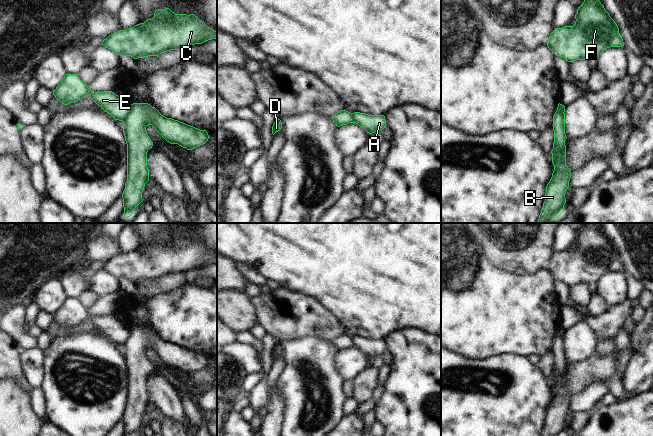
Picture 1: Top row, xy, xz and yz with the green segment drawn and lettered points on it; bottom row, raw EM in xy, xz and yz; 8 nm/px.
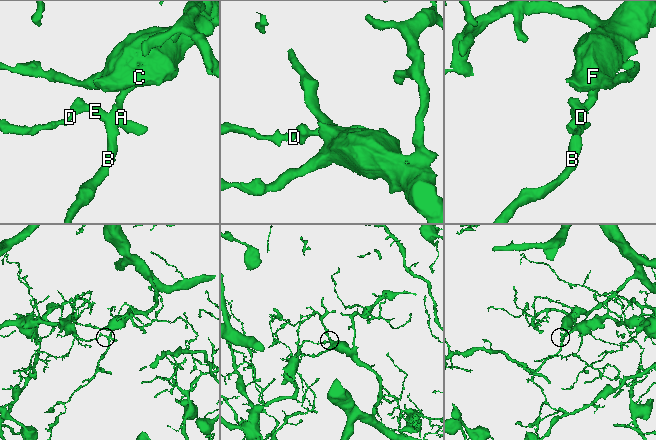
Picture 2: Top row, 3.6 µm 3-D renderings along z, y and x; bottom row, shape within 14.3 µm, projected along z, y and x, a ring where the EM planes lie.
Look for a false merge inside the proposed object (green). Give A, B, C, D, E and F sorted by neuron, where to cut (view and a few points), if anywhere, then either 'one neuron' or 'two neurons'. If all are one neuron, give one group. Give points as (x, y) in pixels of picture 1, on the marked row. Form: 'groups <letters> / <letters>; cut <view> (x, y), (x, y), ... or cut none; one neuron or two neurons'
groups A B C F / D E; cut xy (130, 104), (129, 111), (122, 120); two neurons

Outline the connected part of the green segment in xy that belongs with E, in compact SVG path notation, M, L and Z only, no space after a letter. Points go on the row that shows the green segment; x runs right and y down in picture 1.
M66 74L58 84L53 95L62 104L68 105L89 96L105 112L115 120L123 121L130 109L130 104L124 102L112 91L94 92L85 85L77 74Z

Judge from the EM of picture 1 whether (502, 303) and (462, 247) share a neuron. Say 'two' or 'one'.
one

